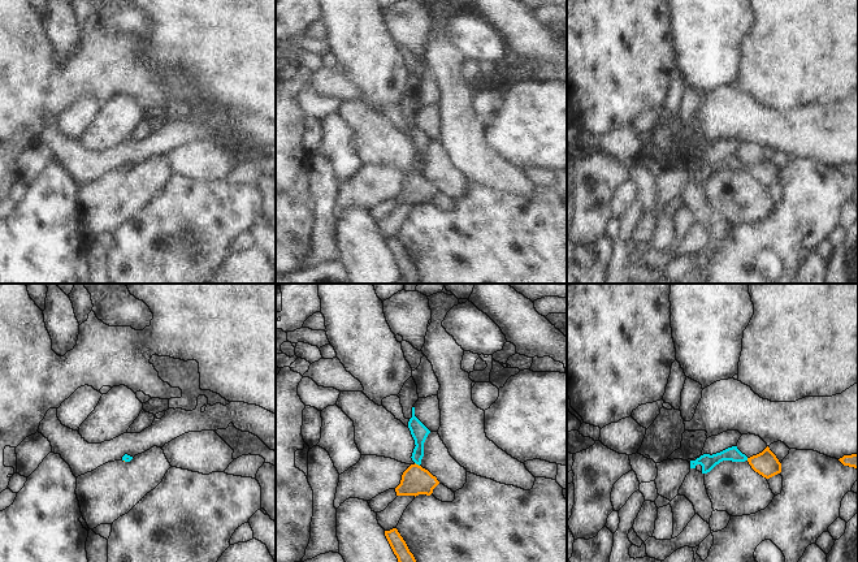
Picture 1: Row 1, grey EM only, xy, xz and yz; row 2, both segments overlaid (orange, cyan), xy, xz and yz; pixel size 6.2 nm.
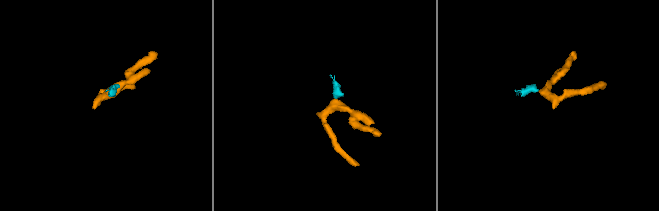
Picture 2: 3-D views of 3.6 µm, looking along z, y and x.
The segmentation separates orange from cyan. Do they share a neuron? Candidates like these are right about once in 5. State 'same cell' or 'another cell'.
same cell

